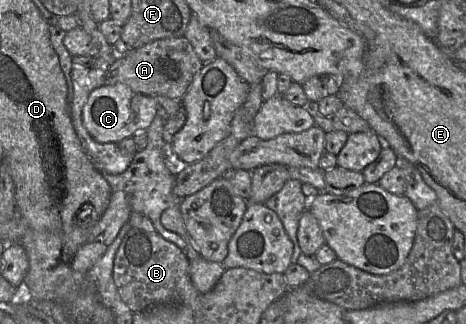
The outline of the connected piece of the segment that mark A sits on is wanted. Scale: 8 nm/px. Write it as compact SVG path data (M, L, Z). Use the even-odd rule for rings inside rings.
M185 36L159 39L141 47L130 49L126 54L117 54L106 73L106 83L121 83L127 85L136 93L154 97L162 95L181 101L194 76L203 65ZM170 67L177 67L179 70L178 78L171 79L166 75L166 69Z

